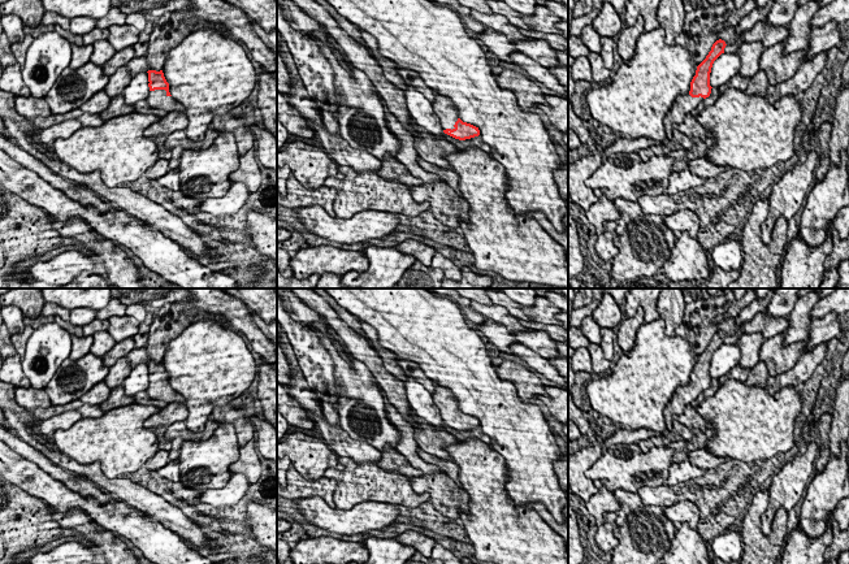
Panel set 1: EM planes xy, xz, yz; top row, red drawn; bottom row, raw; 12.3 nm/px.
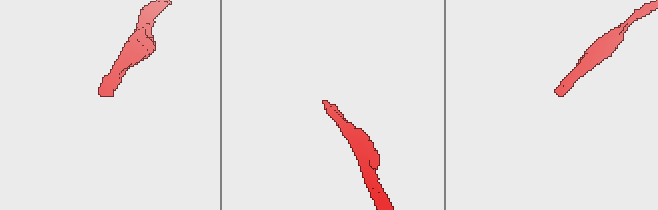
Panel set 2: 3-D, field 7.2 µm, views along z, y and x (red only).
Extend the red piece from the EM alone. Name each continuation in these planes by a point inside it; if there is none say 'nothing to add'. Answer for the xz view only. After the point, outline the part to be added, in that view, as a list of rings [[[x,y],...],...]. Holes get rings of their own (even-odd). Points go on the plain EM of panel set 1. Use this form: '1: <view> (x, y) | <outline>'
1: xz (447, 404) | [[[436,385],[436,390],[432,394],[434,404],[438,407],[441,417],[443,421],[455,420],[454,416],[458,412],[458,400],[451,392],[451,390],[446,387],[441,387]]]

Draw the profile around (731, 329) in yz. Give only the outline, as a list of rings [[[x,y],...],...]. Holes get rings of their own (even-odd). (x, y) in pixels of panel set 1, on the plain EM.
[[[719,318],[716,322],[718,331],[722,330],[725,333],[724,344],[736,344],[741,338],[742,333],[738,330],[741,325],[735,322],[735,318]]]

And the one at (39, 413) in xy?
[[[78,399],[72,403],[68,403],[65,405],[49,405],[48,408],[36,408],[33,411],[33,416],[38,422],[51,418],[53,416],[57,416],[60,413],[68,412],[68,411],[75,411],[78,409],[83,403]]]

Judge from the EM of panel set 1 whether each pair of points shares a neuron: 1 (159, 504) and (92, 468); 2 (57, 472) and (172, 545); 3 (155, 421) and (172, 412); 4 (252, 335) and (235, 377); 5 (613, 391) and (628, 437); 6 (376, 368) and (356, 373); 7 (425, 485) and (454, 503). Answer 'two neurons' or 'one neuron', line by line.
1: one neuron
2: two neurons
3: one neuron
4: two neurons
5: two neurons
6: two neurons
7: one neuron

